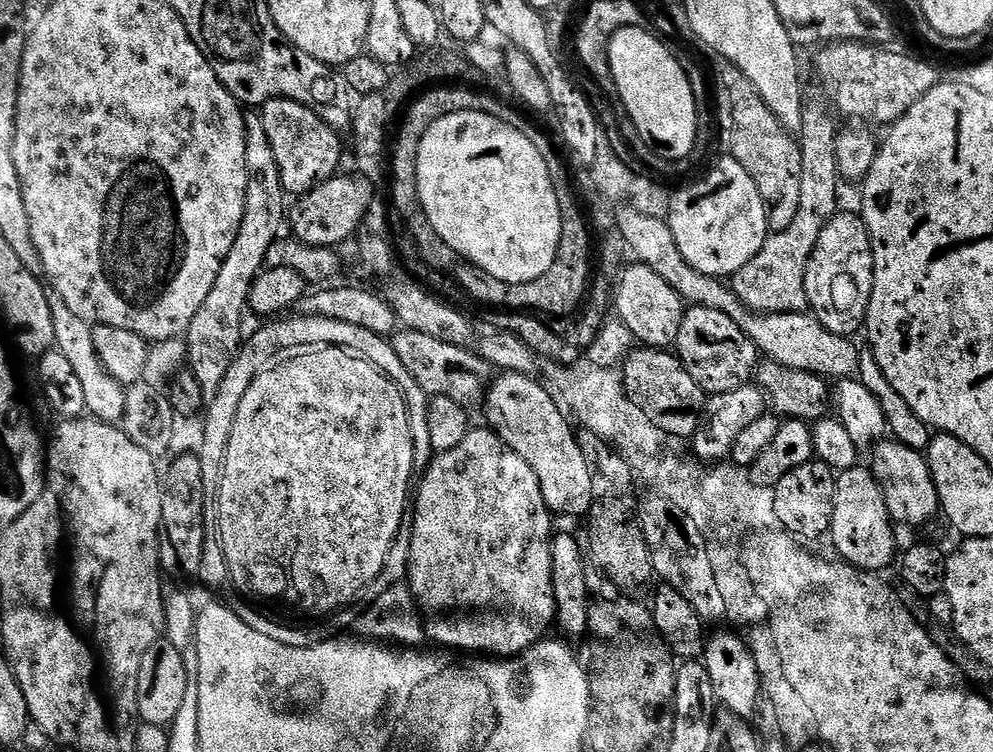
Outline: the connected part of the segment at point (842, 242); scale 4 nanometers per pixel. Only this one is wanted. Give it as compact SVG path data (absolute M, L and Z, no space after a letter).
M844 212L833 215L824 225L822 234L818 238L818 246L814 246L812 256L808 259L808 269L804 279L804 289L808 299L811 315L826 330L839 336L855 337L855 332L865 327L868 319L868 303L872 297L872 283L874 282L874 258L872 257L872 239L868 237L868 228L859 215L851 216Z

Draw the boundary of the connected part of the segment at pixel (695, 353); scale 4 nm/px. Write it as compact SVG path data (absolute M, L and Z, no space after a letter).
M689 307L682 318L682 326L678 330L674 348L690 378L694 378L701 390L712 398L725 396L727 392L740 392L743 384L753 379L754 369L758 363L758 349L752 343L752 339L729 316L722 314L722 310Z

